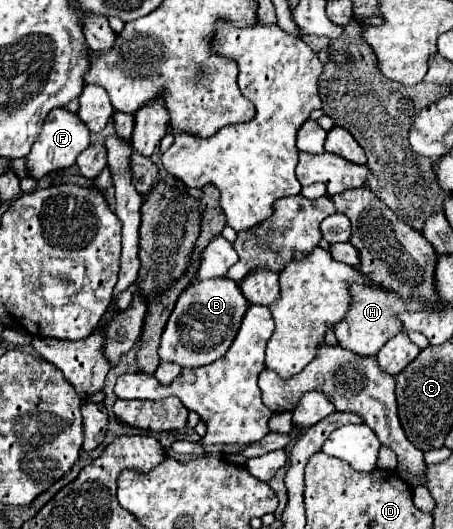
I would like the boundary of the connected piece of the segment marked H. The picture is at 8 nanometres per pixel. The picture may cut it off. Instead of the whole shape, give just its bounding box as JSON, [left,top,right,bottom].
[334,285,428,357]

